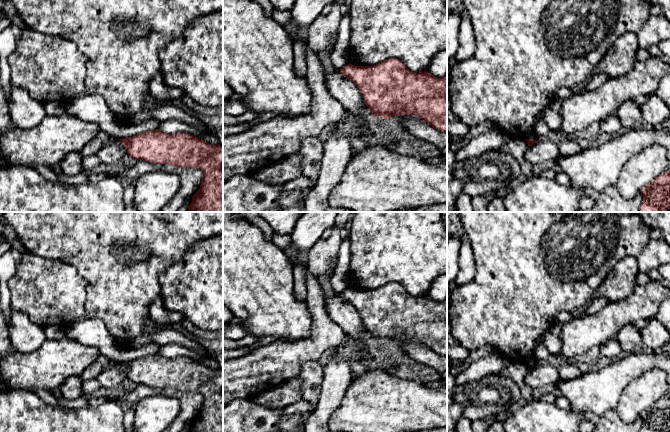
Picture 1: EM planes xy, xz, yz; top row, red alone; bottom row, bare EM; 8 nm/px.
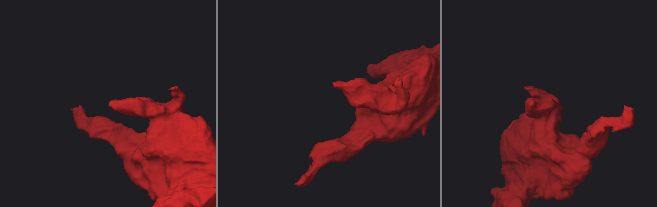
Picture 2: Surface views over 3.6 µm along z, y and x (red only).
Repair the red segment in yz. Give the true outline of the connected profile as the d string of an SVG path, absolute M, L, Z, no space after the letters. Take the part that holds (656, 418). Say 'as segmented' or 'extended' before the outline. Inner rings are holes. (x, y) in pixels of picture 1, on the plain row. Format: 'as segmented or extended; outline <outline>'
as segmented; outline M666 394L641 413L641 432L670 432L670 396Z

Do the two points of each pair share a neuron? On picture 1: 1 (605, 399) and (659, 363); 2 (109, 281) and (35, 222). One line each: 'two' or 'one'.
1: one
2: one

